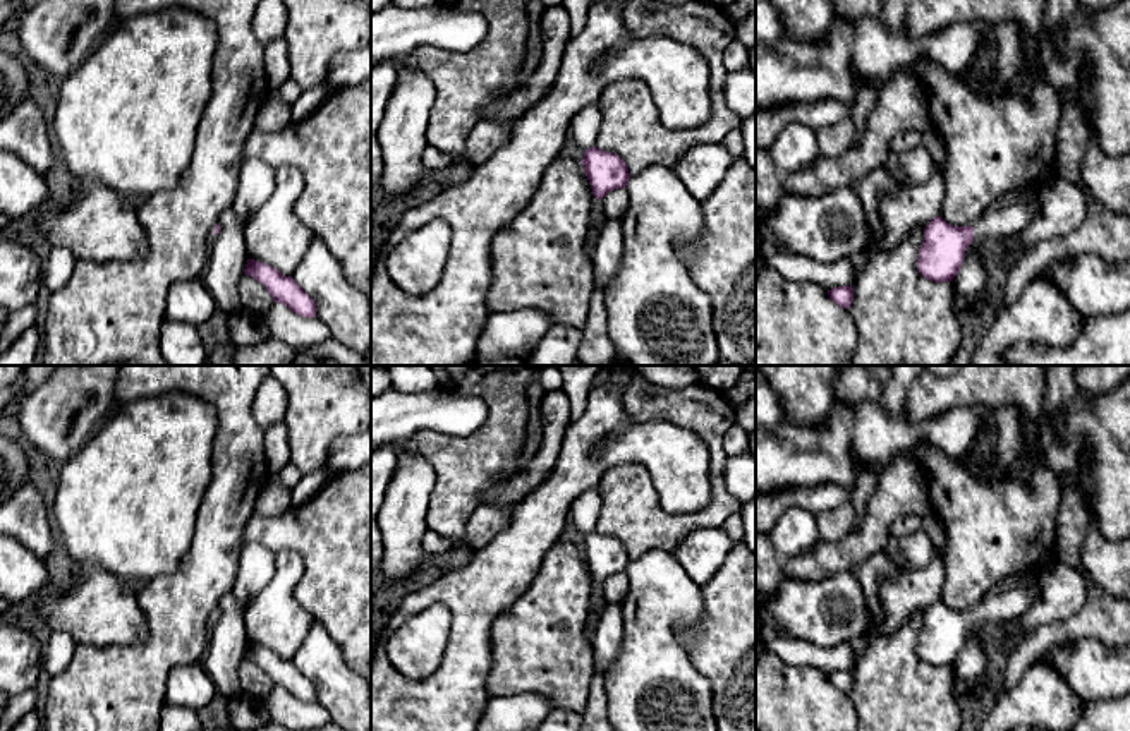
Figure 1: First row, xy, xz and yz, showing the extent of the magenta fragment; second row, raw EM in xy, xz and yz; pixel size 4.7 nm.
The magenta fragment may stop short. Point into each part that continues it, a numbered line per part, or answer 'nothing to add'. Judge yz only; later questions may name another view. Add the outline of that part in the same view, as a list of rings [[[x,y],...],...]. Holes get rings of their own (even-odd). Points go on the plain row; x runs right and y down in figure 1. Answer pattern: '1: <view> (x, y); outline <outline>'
1: yz (996, 610); outline [[[1036,580],[1024,587],[989,594],[974,611],[974,625],[986,631],[998,631],[1001,626],[1012,623],[1036,602],[1039,585]]]

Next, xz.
1: xz (598, 603); outline [[[594,582],[592,592],[591,592],[589,614],[587,614],[586,630],[584,630],[586,638],[591,640],[591,637],[594,635],[599,616],[606,606],[608,602],[603,597],[601,585]]]

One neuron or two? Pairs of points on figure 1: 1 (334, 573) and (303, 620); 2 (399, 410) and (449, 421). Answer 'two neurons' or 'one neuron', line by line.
1: two neurons
2: one neuron

